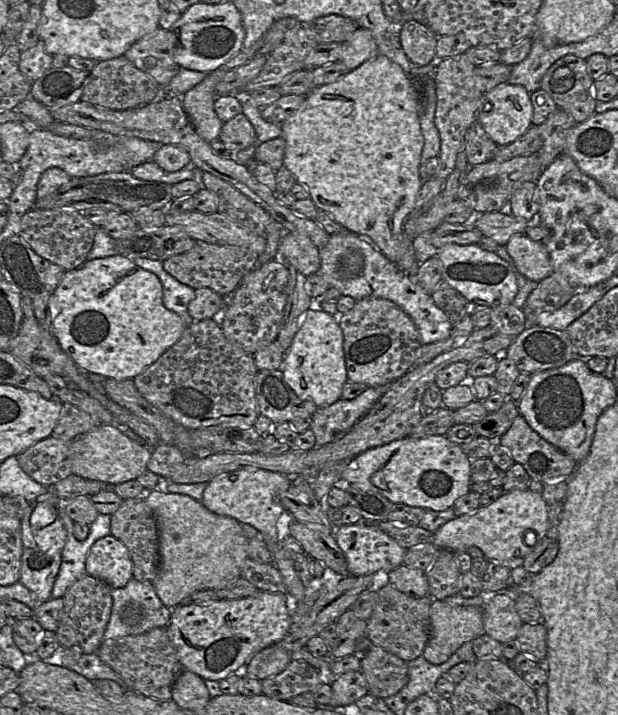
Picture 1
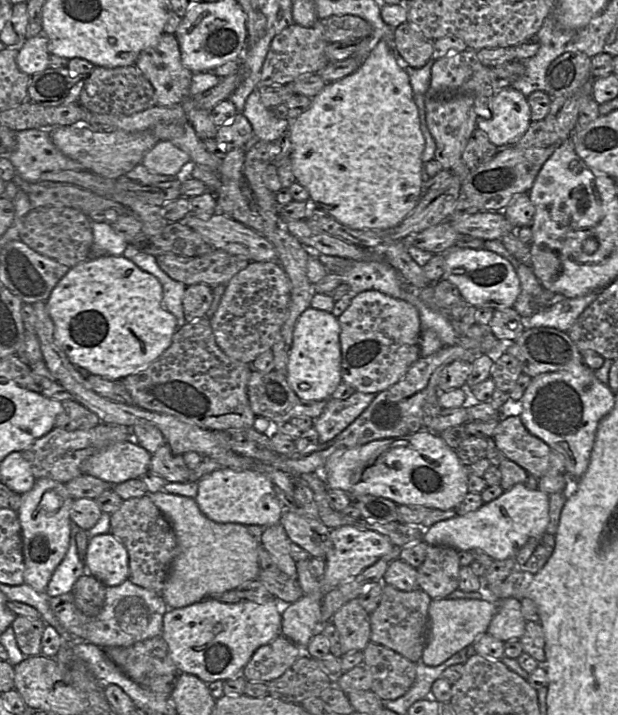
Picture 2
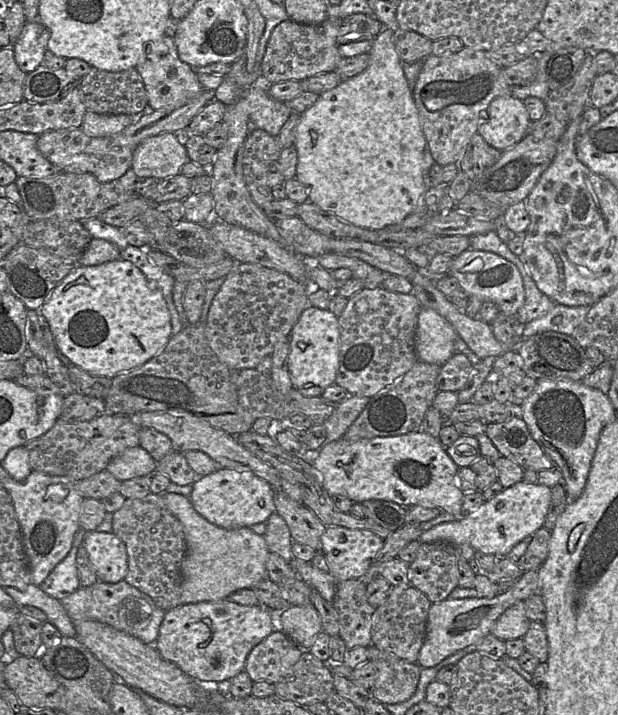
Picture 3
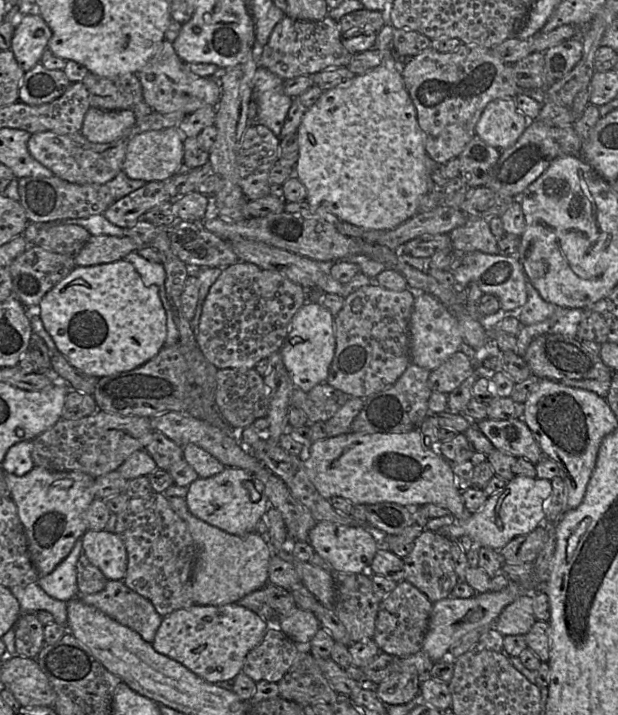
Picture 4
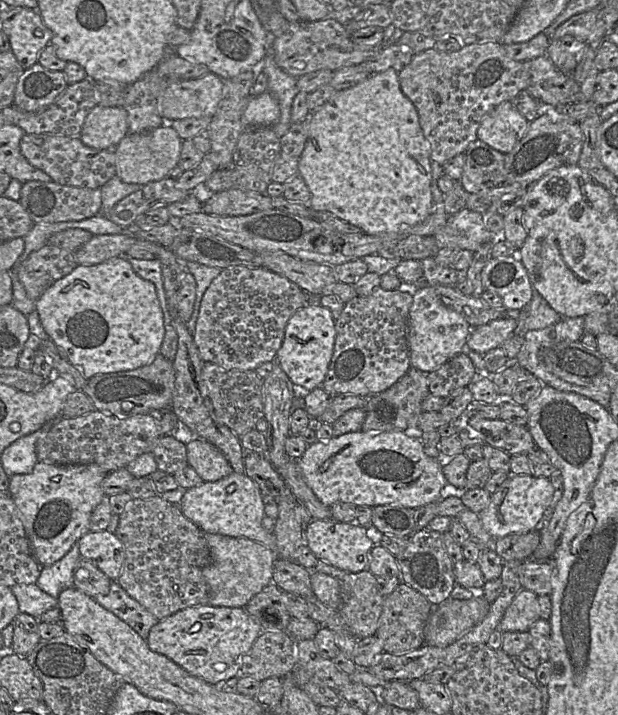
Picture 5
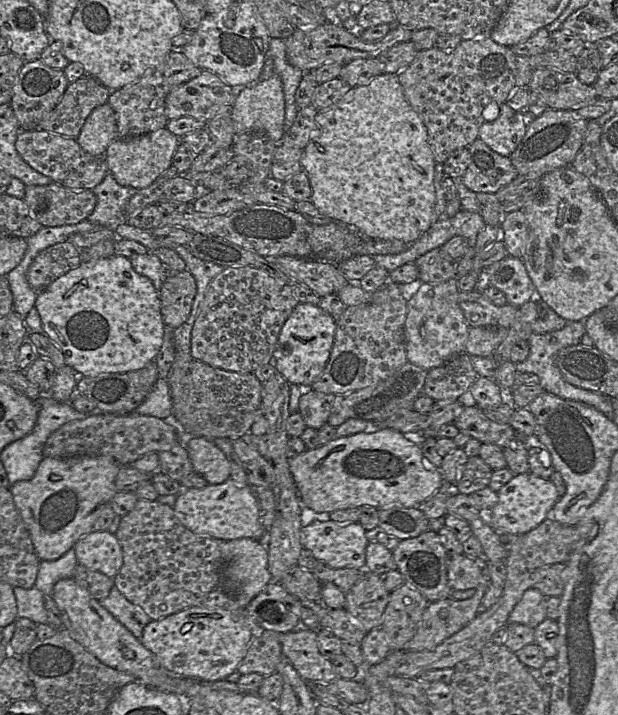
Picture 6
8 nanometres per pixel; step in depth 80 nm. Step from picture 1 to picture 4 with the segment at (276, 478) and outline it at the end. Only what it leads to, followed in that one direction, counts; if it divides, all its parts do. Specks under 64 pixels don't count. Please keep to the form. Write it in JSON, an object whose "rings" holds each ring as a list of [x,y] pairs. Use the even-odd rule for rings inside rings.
{"rings":[[[226,467],[214,476],[199,477],[187,488],[185,500],[189,511],[200,520],[233,535],[255,532],[262,515],[273,507],[265,493],[264,484],[254,473],[242,468]]]}

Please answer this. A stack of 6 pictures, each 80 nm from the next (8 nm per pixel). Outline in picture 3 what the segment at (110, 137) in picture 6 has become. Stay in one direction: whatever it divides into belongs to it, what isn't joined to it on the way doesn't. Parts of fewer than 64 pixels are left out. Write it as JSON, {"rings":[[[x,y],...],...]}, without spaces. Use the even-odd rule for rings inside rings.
{"rings":[[[87,111],[81,129],[90,137],[105,137],[122,131],[133,124],[137,117],[132,114],[108,115]]]}

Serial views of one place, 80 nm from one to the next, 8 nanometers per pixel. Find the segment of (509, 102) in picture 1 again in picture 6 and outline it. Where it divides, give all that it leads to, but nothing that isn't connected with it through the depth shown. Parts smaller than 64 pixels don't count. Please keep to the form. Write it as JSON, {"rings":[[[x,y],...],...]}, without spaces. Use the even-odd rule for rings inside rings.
{"rings":[[[503,103],[498,117],[485,121],[479,128],[478,138],[494,152],[509,157],[521,143],[528,126],[528,119]]]}

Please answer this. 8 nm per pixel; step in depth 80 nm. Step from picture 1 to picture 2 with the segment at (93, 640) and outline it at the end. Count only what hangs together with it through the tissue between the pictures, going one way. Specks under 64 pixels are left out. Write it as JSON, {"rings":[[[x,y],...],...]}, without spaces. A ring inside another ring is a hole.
{"rings":[[[90,573],[82,575],[71,591],[76,607],[86,616],[95,617],[103,609],[106,585]]]}

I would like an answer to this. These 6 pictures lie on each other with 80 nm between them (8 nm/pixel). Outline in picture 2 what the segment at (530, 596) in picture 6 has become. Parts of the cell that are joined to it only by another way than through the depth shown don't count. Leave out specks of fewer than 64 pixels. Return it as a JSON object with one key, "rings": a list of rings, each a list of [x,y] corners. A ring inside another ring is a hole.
{"rings":[[[513,597],[499,600],[498,610],[490,621],[487,633],[502,642],[520,640],[527,622],[521,612],[521,602]]]}

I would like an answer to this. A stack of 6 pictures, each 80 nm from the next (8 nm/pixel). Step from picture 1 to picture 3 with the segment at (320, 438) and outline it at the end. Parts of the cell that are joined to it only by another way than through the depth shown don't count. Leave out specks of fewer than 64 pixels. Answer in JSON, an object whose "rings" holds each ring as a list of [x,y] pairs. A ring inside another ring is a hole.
{"rings":[[[351,395],[336,403],[333,413],[323,423],[327,443],[341,439],[369,401],[369,397]]]}

